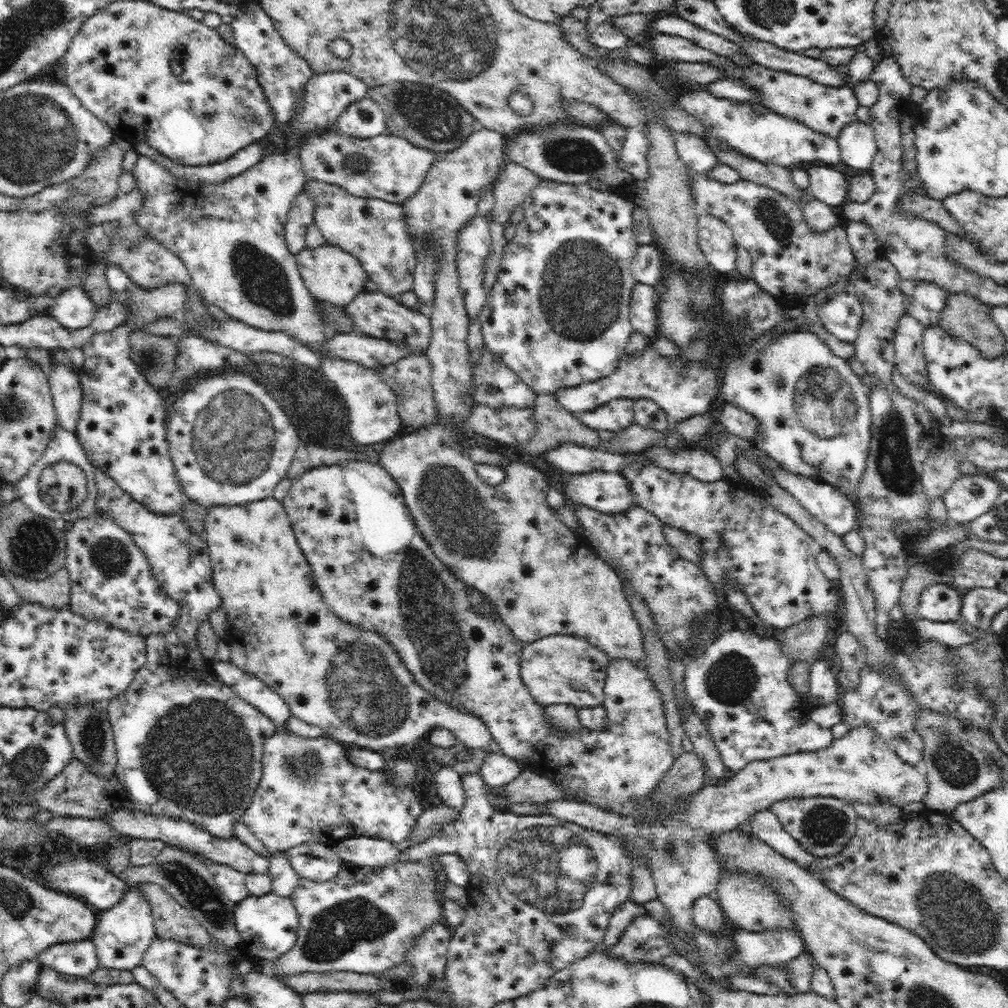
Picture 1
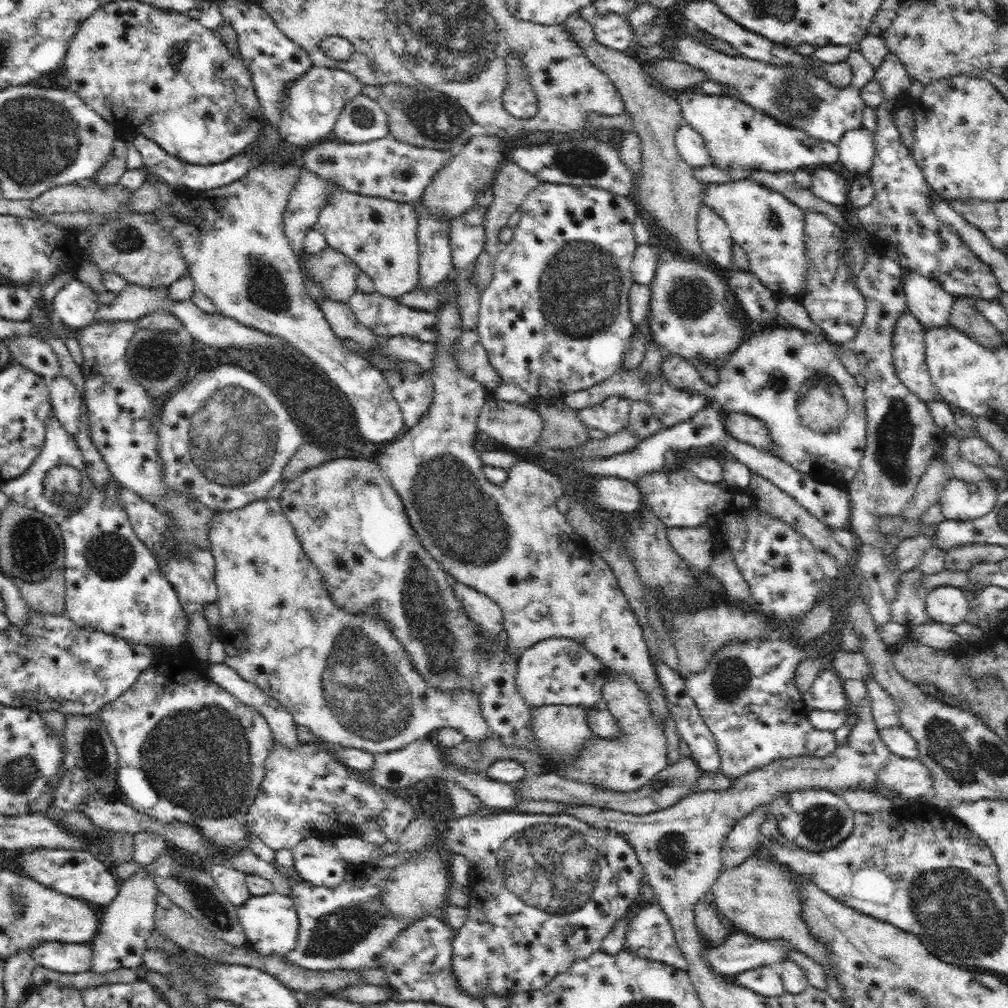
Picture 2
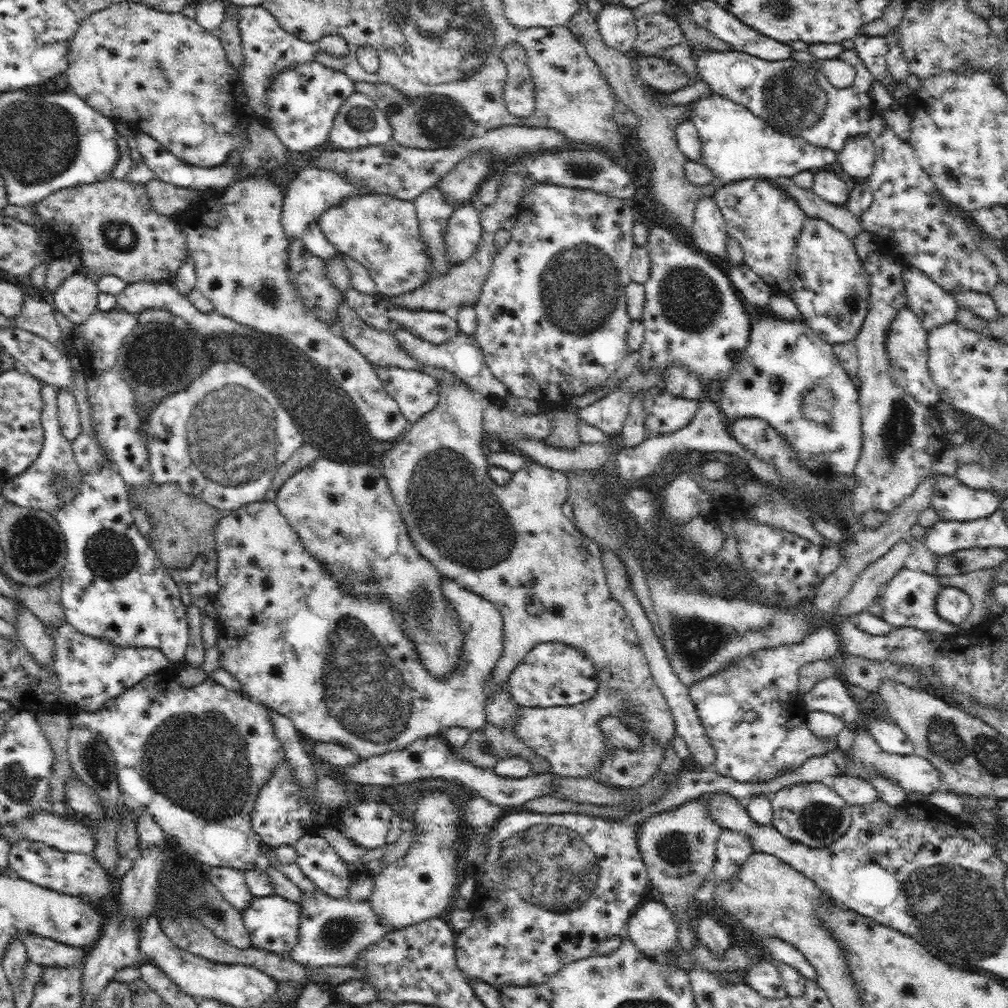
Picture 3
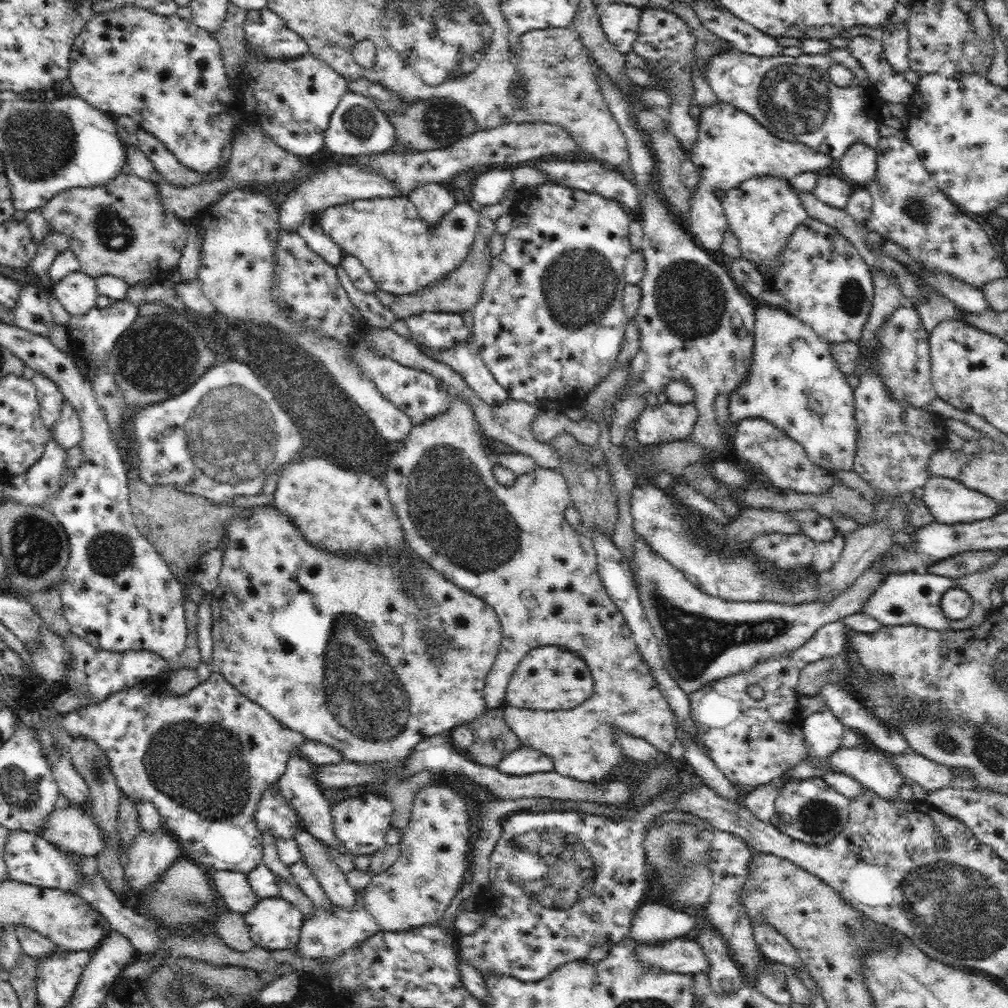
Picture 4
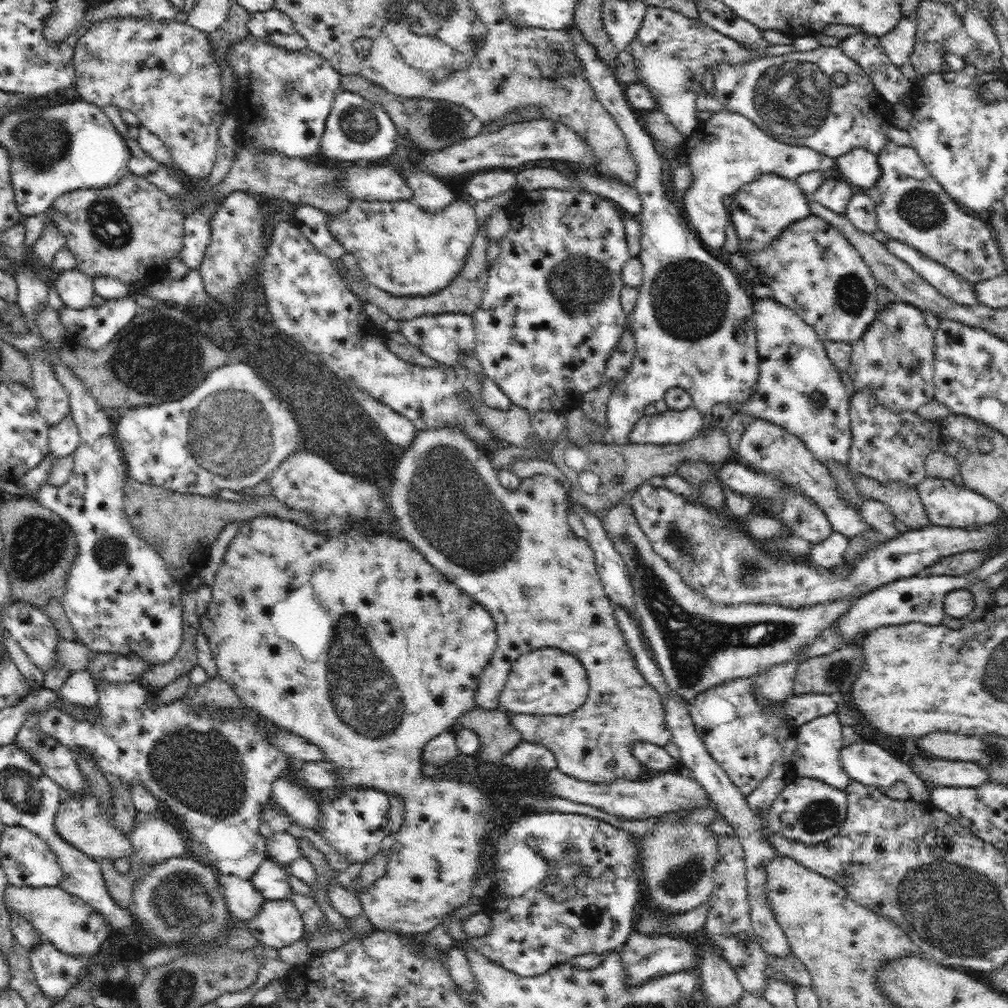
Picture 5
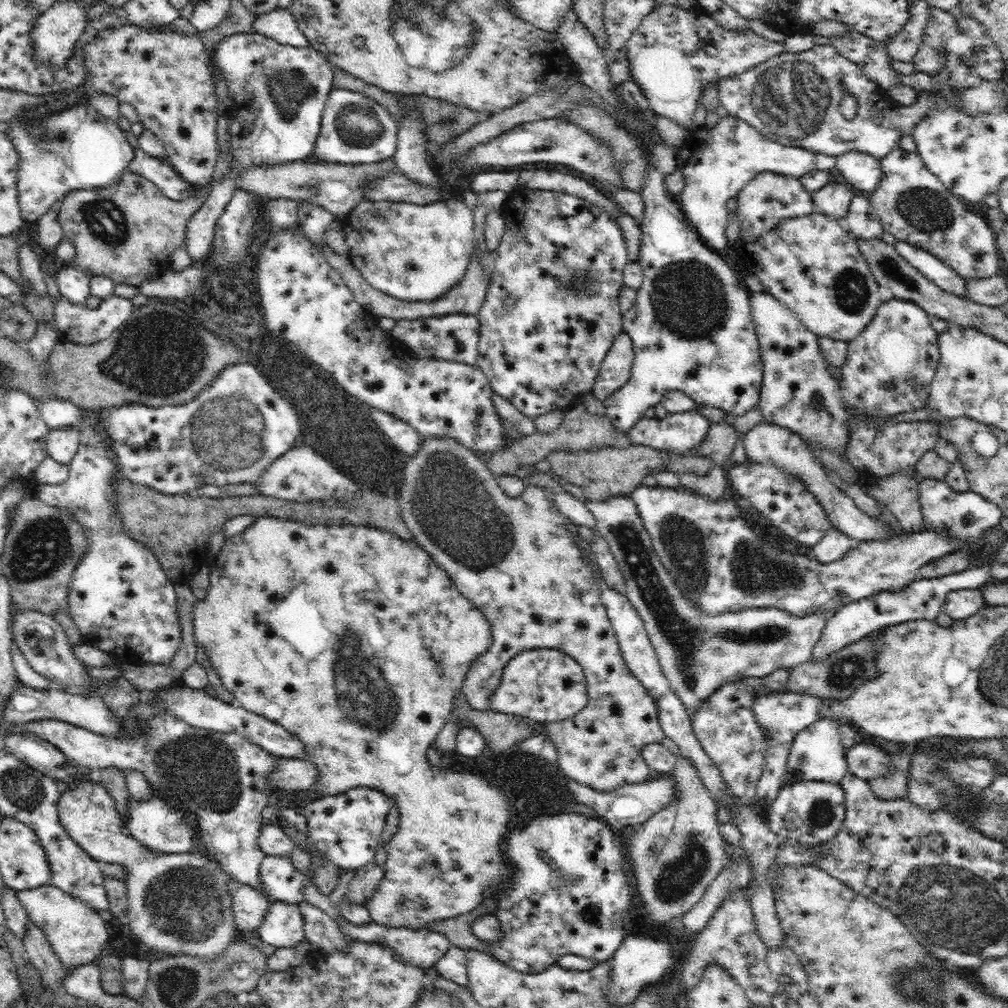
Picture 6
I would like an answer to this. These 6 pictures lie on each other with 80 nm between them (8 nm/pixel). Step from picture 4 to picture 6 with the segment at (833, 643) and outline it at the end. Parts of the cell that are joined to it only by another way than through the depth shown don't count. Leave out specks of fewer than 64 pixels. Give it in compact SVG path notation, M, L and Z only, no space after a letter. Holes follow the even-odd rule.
M778 668L763 677L744 677L737 681L730 681L723 684L716 692L710 694L704 702L700 702L698 710L691 717L691 725L696 733L696 738L700 741L702 748L706 751L708 758L718 766L720 774L723 776L724 782L728 784L727 790L732 796L740 800L742 805L751 808L751 803L756 795L757 782L761 779L765 758L767 757L767 742L769 736L763 730L763 726L759 725L756 715L753 711L755 698L766 693L785 693L786 682L788 682L788 668Z

